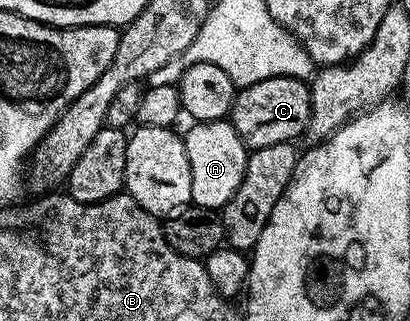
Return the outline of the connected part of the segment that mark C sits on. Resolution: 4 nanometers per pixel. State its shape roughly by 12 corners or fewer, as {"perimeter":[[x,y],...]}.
{"perimeter":[[267,78],[234,95],[231,123],[246,149],[306,135],[306,81]]}

